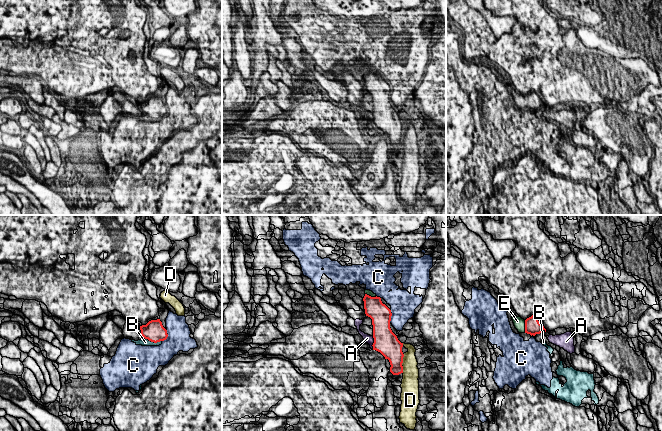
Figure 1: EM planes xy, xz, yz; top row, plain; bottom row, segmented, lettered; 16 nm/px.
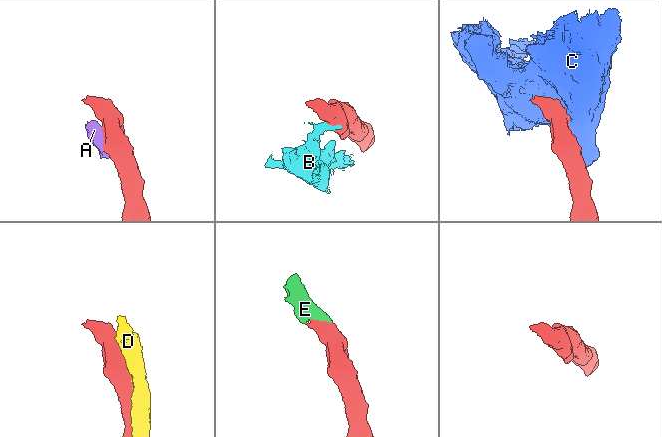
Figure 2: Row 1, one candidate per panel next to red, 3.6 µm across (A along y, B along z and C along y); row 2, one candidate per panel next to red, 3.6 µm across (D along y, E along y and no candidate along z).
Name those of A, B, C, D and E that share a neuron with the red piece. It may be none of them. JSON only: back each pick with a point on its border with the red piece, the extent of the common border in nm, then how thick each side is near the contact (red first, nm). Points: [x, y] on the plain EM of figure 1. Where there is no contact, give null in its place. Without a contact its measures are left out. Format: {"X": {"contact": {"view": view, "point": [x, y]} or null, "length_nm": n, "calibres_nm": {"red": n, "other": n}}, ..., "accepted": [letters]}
{"E": {"contact": {"view": "yz", "point": [525, 102]}, "length_nm": 200, "calibres_nm": {"red": 260, "other": 190}}, "accepted": ["E"]}

